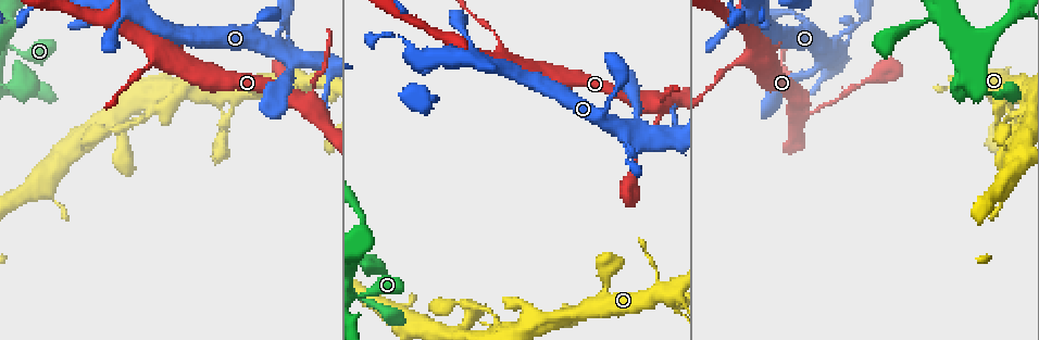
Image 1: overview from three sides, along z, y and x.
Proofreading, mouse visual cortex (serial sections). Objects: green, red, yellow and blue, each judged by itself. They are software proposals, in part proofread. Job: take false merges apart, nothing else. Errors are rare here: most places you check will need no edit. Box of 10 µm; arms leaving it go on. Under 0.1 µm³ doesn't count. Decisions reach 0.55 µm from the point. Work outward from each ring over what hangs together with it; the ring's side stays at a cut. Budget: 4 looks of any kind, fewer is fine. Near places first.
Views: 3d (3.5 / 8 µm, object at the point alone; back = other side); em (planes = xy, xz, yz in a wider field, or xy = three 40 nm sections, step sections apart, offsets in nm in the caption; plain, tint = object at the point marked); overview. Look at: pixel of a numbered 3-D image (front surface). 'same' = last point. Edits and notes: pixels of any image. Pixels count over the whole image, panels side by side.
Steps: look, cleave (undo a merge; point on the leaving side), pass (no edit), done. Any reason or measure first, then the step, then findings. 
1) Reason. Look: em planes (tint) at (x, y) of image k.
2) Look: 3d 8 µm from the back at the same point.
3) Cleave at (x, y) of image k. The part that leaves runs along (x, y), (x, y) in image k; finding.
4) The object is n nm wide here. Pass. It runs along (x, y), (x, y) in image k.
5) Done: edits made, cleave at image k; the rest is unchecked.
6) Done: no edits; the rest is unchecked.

Sudden change in width. Look: 3d 3.5 µm at (283, 24) of image 1.

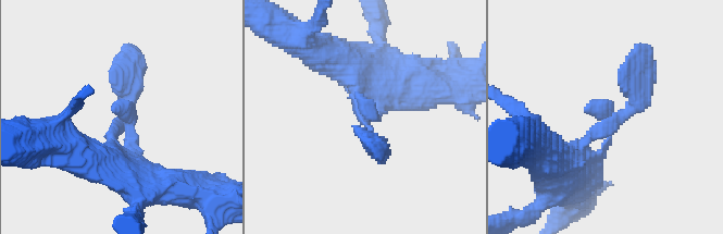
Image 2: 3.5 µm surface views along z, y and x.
Need the tissue. Look: em xy step 1 (tint) at (126, 114) of image 2.

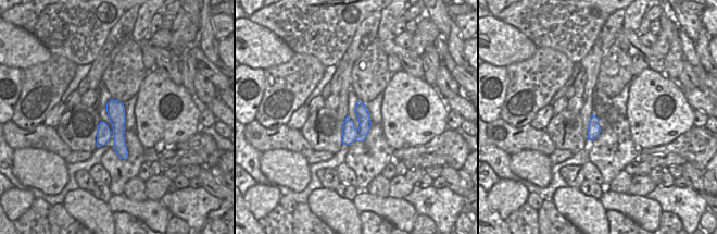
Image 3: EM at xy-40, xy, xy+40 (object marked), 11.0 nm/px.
Pass. It runs along (560, 163), (638, 97), (649, 60) in image 2; one cell here.

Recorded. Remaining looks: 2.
Branch point. Look: 3d 3.5 µm at (164, 61) of image 1.

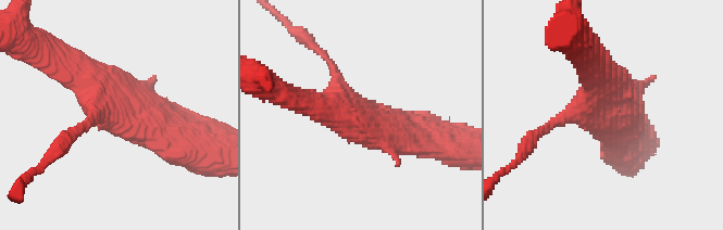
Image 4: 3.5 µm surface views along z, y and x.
Look: em xy step 3 (tint) at (114, 113) of image 4.

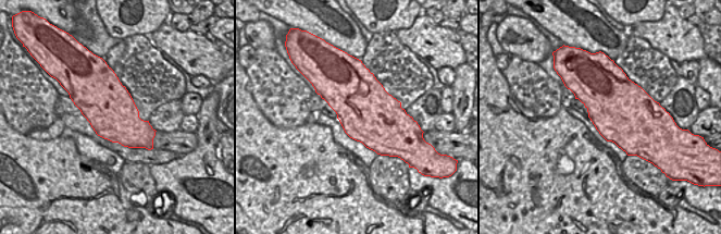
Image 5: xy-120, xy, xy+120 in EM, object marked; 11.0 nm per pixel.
Pass. It runs along (178, 138), (64, 62) in image 4; all the same cell.

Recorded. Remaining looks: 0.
Done: no edits; the rest is unchecked.

